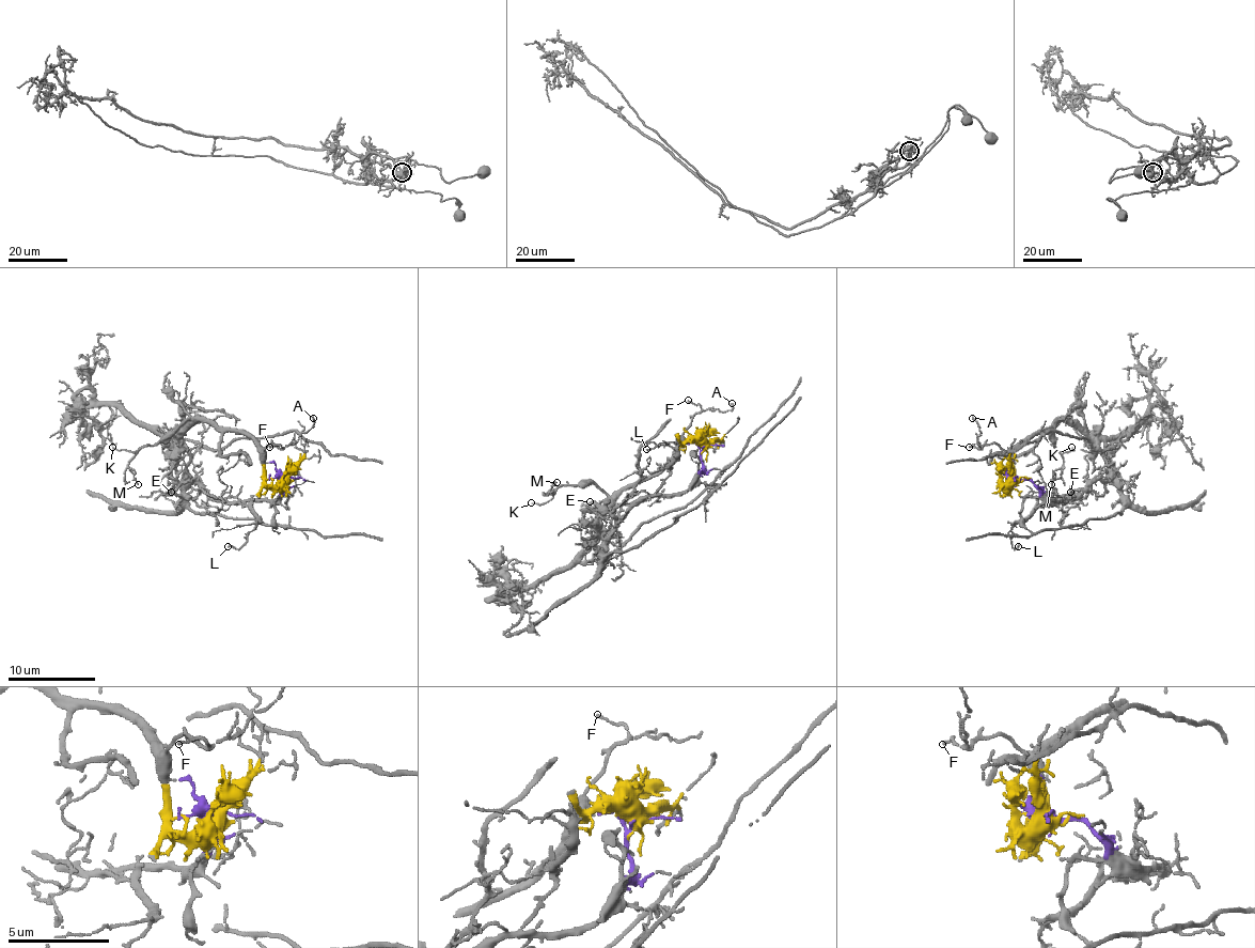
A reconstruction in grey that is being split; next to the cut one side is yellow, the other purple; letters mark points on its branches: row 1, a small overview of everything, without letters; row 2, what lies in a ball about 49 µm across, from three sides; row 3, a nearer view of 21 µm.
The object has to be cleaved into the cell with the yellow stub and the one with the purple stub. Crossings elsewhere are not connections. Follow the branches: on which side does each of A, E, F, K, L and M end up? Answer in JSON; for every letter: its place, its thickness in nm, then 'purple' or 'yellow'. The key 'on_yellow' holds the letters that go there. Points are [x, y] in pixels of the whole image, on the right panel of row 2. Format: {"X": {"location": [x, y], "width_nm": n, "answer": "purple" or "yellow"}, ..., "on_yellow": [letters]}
{"A": {"location": [972, 418], "width_nm": 130, "answer": "yellow"}, "E": {"location": [1070, 492], "width_nm": 200, "answer": "purple"}, "F": {"location": [969, 447], "width_nm": 90, "answer": "yellow"}, "K": {"location": [1071, 447], "width_nm": 80, "answer": "yellow"}, "L": {"location": [1018, 546], "width_nm": 120, "answer": "purple"}, "M": {"location": [1051, 484], "width_nm": 150, "answer": "yellow"}, "on_yellow": ["A", "F", "K", "M"]}

